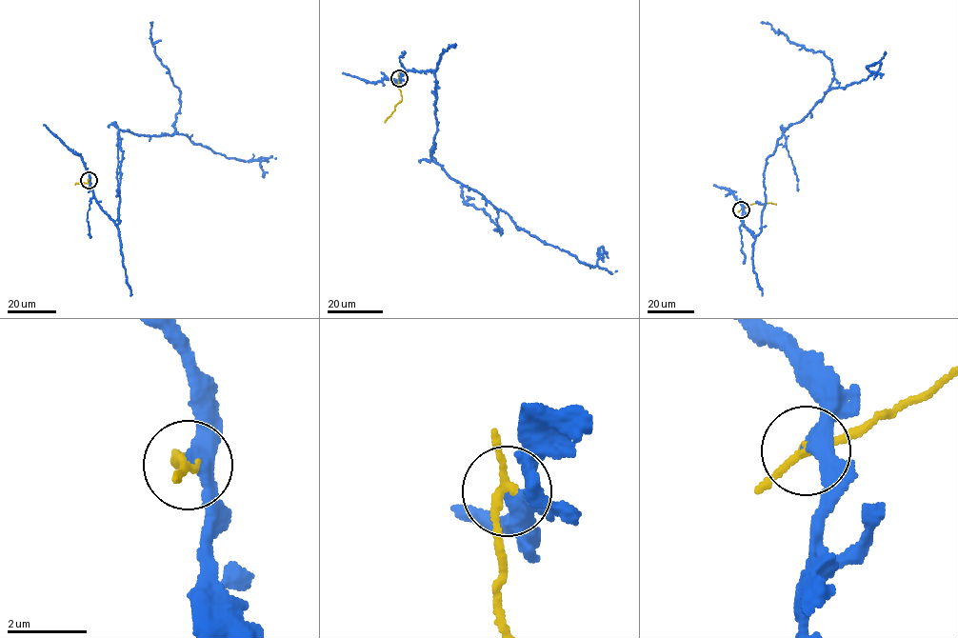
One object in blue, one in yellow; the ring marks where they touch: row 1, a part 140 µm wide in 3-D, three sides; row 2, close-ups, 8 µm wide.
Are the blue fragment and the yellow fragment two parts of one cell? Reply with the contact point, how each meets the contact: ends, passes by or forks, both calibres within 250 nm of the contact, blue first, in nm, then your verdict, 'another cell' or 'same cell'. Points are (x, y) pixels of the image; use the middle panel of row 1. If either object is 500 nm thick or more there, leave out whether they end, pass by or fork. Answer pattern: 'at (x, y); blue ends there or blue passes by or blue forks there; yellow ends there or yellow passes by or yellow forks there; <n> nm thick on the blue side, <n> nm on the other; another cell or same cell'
at (399, 78); blue passes by; yellow passes by; 360 nm thick on the blue side, 200 nm on the other; another cell

